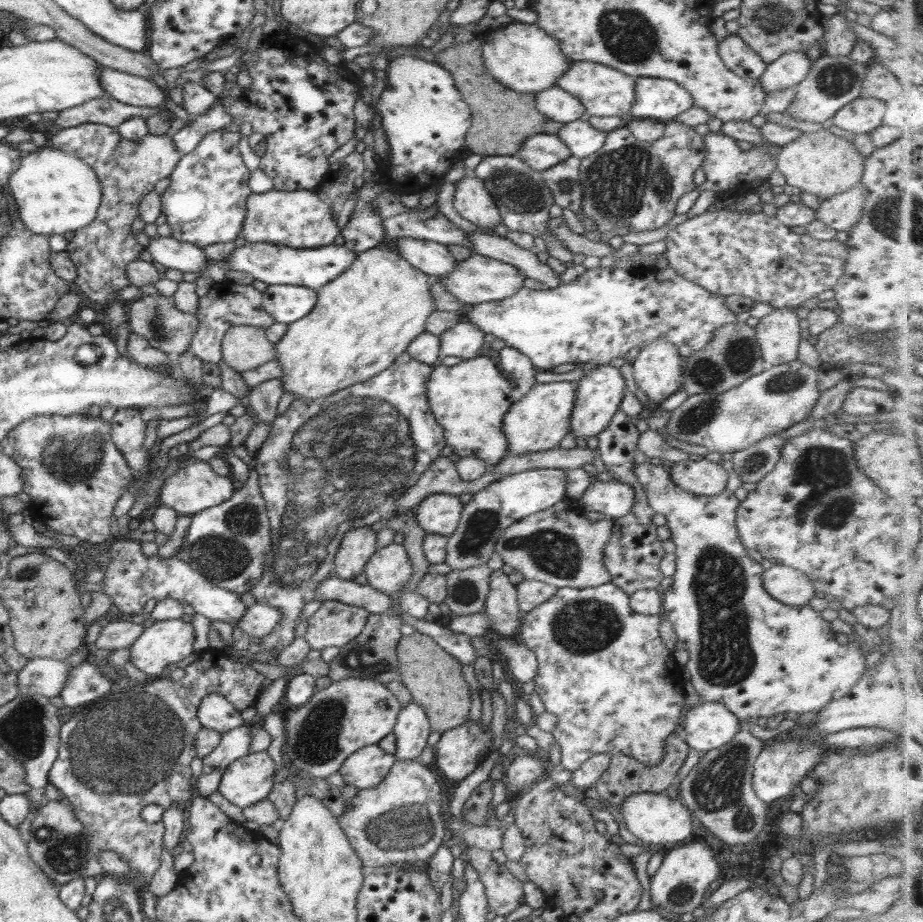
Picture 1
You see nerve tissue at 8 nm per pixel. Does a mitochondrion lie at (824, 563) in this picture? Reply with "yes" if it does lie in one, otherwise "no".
no

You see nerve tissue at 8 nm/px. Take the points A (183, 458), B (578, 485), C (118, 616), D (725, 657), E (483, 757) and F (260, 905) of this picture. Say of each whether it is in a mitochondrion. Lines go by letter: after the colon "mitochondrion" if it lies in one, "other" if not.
A: other
B: other
C: other
D: mitochondrion
E: other
F: mitochondrion

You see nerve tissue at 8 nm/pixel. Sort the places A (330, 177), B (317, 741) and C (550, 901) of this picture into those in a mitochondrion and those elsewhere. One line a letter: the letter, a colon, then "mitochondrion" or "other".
A: other
B: mitochondrion
C: other

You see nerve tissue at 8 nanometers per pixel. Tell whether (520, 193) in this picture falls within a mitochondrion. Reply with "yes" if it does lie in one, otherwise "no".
yes

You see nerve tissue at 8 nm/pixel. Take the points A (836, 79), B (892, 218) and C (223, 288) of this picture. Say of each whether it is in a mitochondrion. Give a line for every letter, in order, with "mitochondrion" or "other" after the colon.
A: mitochondrion
B: mitochondrion
C: other

